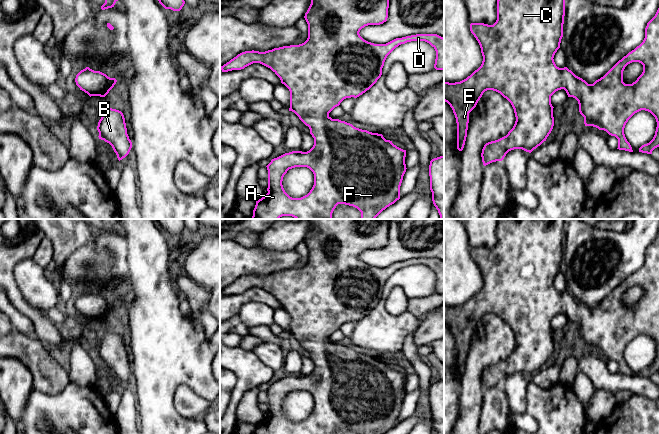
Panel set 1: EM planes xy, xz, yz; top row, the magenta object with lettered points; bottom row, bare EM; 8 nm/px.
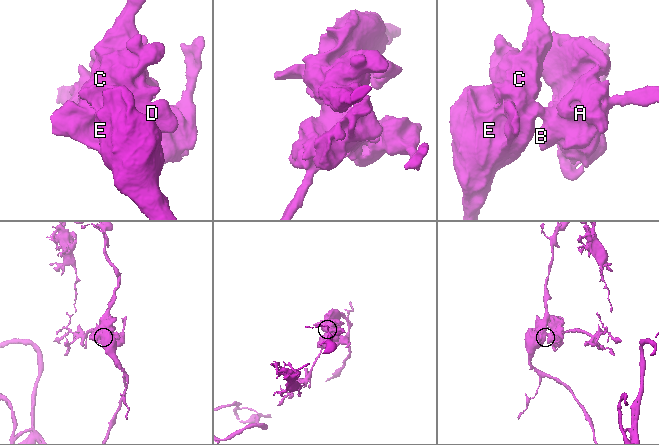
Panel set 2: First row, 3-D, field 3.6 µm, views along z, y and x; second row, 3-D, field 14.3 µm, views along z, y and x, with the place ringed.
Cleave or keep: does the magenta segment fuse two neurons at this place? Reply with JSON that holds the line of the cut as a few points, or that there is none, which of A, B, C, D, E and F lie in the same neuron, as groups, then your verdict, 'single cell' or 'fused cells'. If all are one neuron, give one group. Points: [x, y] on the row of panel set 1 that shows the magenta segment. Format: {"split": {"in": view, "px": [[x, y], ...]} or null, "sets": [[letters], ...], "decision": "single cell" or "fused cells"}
{"split": null, "sets": [["A", "B", "C", "D", "E", "F"]], "decision": "single cell"}

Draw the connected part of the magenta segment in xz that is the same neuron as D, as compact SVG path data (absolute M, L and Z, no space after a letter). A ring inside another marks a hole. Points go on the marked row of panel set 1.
M311 0L311 4L305 13L305 20L308 24L308 38L307 40L299 45L290 45L290 46L283 46L279 48L274 48L272 50L268 50L265 52L259 51L245 51L238 54L236 57L231 59L229 62L224 64L220 67L222 72L228 72L232 70L241 70L245 67L253 64L253 63L260 63L268 68L270 68L281 80L281 83L284 84L290 91L290 108L289 111L294 112L299 119L309 127L310 134L314 138L314 145L313 147L307 151L292 151L289 153L285 153L277 158L271 160L271 162L266 166L268 170L268 193L256 201L255 208L253 210L253 216L251 219L279 219L282 216L292 216L295 219L333 219L332 213L338 204L345 204L349 206L353 206L357 208L361 212L361 219L375 219L383 210L385 210L390 205L394 204L397 200L400 199L400 186L403 180L403 176L406 172L406 164L405 164L405 157L406 157L406 150L403 150L392 143L390 140L386 140L382 134L372 133L367 130L362 130L359 128L354 127L352 124L347 123L345 121L341 121L339 119L332 119L329 116L329 113L346 98L357 98L367 90L369 90L381 77L382 75L382 68L384 66L384 62L387 56L399 45L405 44L411 41L425 41L429 43L436 51L436 59L434 68L436 70L443 70L444 71L444 38L437 35L437 34L416 34L411 36L406 36L402 38L396 38L386 44L374 44L364 40L359 32L362 28L368 25L380 25L387 21L388 18L388 8L389 8L389 0ZM295 167L307 167L309 168L314 174L314 185L310 192L301 197L301 198L292 198L290 197L284 190L282 181L284 175L287 173L289 169Z

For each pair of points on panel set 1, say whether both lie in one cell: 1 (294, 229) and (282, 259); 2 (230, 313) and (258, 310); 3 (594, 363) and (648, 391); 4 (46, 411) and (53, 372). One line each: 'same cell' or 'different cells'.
1: different cells
2: different cells
3: same cell
4: different cells

